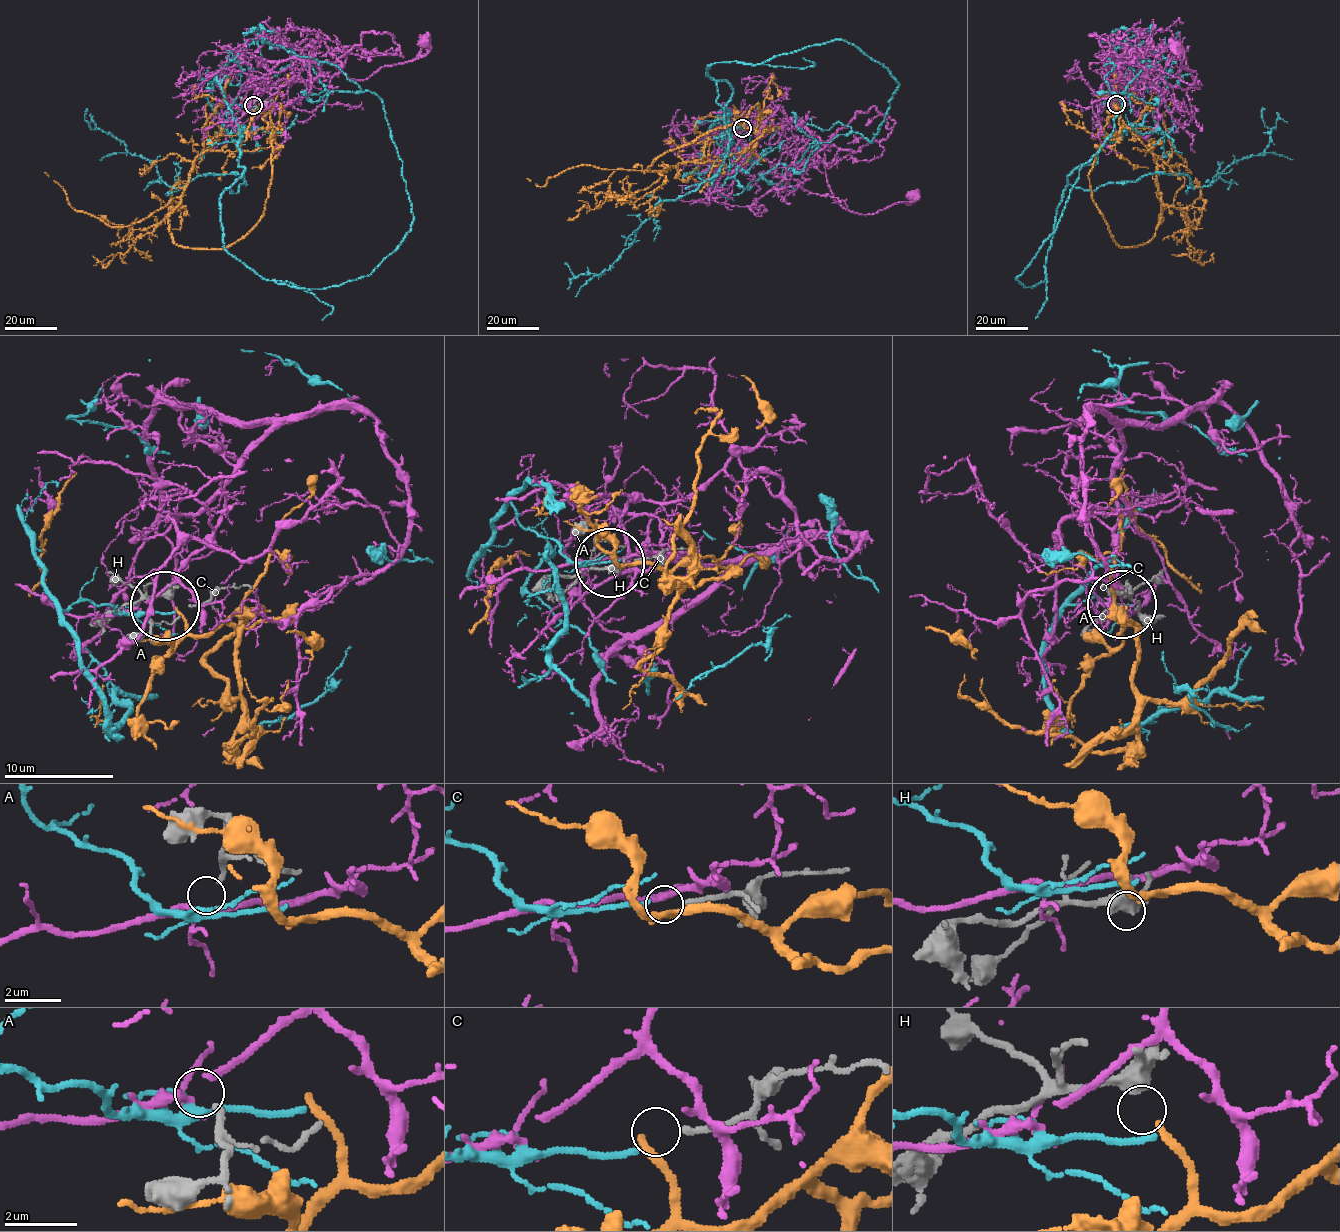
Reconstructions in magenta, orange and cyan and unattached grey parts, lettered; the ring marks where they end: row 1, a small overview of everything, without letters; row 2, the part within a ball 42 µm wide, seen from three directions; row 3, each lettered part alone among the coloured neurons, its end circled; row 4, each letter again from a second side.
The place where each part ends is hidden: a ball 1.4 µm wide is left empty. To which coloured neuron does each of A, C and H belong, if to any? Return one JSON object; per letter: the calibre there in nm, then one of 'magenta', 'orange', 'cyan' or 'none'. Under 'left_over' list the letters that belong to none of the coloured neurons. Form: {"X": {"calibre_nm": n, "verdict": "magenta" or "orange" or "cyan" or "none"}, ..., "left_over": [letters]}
{"A": {"calibre_nm": 170, "verdict": "none"}, "C": {"calibre_nm": 170, "verdict": "cyan"}, "H": {"calibre_nm": 400, "verdict": "orange"}, "left_over": ["A"]}

